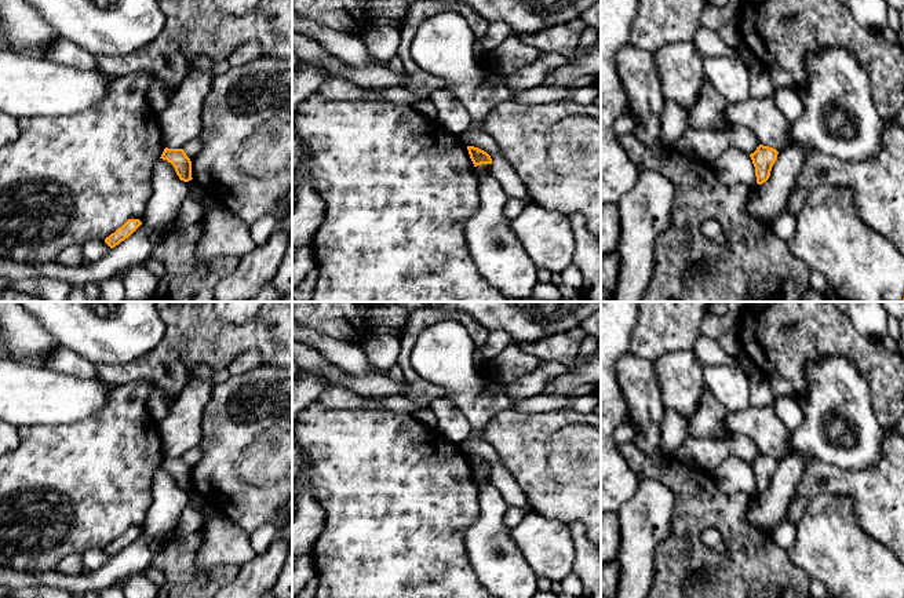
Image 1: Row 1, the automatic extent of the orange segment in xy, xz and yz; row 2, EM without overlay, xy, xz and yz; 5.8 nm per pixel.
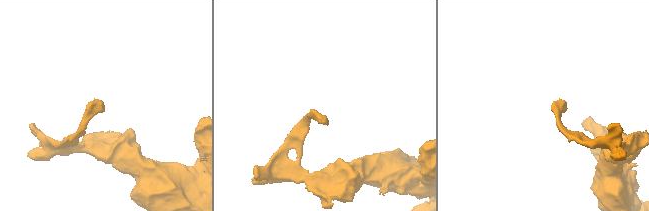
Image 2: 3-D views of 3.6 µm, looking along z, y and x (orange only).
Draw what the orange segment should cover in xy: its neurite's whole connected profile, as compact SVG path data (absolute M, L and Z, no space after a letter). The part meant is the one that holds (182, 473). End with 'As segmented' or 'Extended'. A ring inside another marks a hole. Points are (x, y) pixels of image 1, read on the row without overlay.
M165 456L160 467L167 468L168 471L174 474L175 481L181 489L189 491L193 488L192 486L192 470L186 464L183 457Z. As segmented

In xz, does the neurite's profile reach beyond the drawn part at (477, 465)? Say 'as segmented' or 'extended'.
as segmented

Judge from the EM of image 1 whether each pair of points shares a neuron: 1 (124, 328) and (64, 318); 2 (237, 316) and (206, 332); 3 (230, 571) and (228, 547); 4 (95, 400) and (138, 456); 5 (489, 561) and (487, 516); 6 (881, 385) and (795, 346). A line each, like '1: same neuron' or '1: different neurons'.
1: same neuron
2: different neurons
3: different neurons
4: different neurons
5: same neuron
6: same neuron

